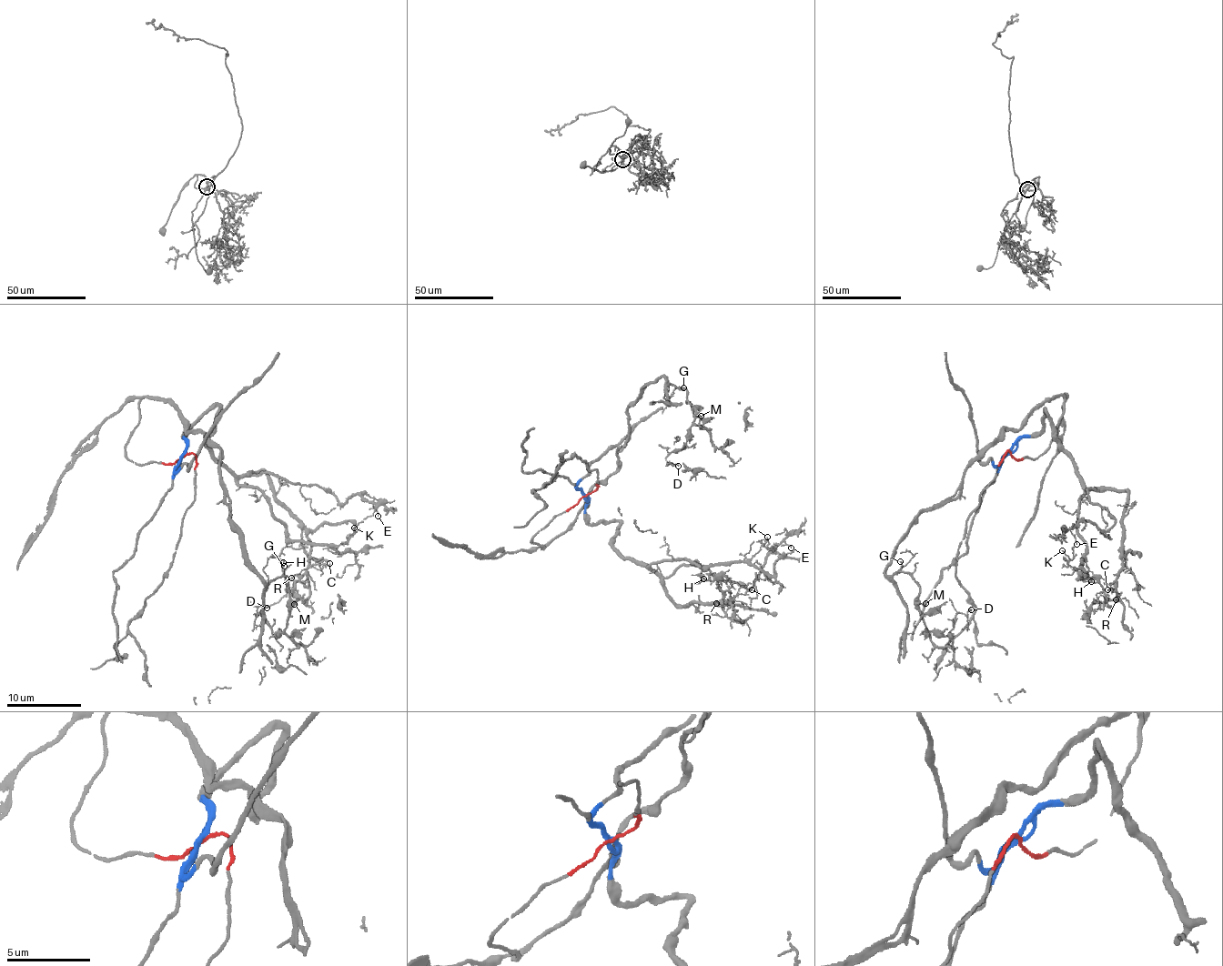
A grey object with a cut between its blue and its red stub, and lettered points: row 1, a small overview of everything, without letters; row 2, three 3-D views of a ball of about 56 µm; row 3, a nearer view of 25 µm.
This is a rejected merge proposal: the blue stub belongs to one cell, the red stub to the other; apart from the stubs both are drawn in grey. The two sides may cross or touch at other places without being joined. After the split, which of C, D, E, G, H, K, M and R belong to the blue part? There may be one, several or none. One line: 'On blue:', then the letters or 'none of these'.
On blue: C, E, H, K, R

